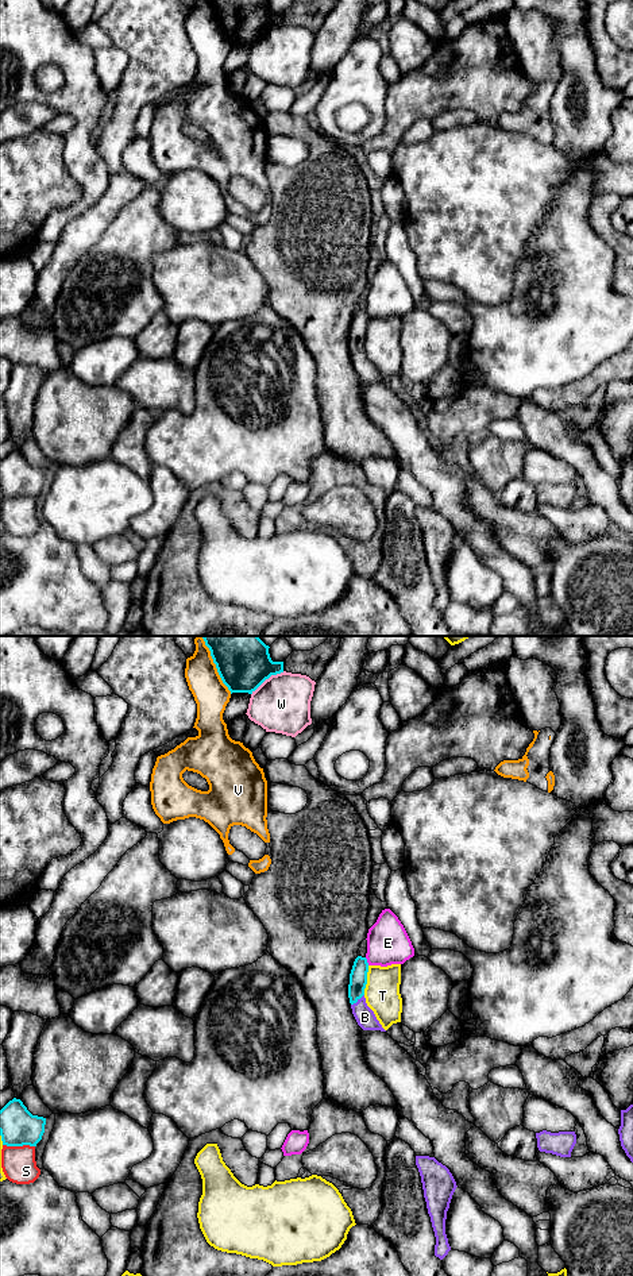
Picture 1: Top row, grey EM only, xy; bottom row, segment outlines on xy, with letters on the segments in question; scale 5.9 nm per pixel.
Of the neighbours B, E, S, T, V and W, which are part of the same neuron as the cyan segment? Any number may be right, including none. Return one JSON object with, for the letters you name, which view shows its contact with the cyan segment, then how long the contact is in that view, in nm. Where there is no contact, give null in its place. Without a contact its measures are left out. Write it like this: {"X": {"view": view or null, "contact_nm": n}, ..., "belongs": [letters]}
{"B": {"view": "xy", "contact_nm": 100}, "belongs": ["B"]}

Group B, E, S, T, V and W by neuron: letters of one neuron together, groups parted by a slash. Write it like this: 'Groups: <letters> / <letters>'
Groups: B / E / S / T / V / W

